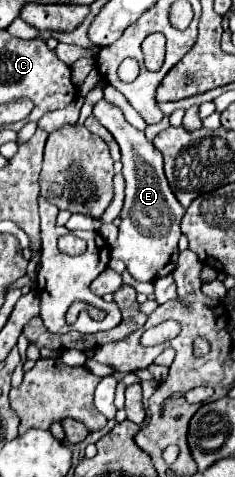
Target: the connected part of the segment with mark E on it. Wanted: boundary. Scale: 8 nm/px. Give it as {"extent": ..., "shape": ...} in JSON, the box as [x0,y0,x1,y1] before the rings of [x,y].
{"extent":[93,100,185,282],"shape":[[[99,100],[93,108],[95,118],[113,134],[121,148],[123,162],[123,178],[125,178],[125,206],[121,210],[121,226],[119,238],[111,248],[111,256],[123,260],[131,276],[139,282],[153,282],[157,278],[167,276],[169,272],[161,272],[177,252],[177,242],[181,236],[181,218],[185,208],[175,198],[173,190],[163,172],[163,156],[161,152],[145,138],[143,132],[135,130],[121,114],[121,110],[107,100]]]}

